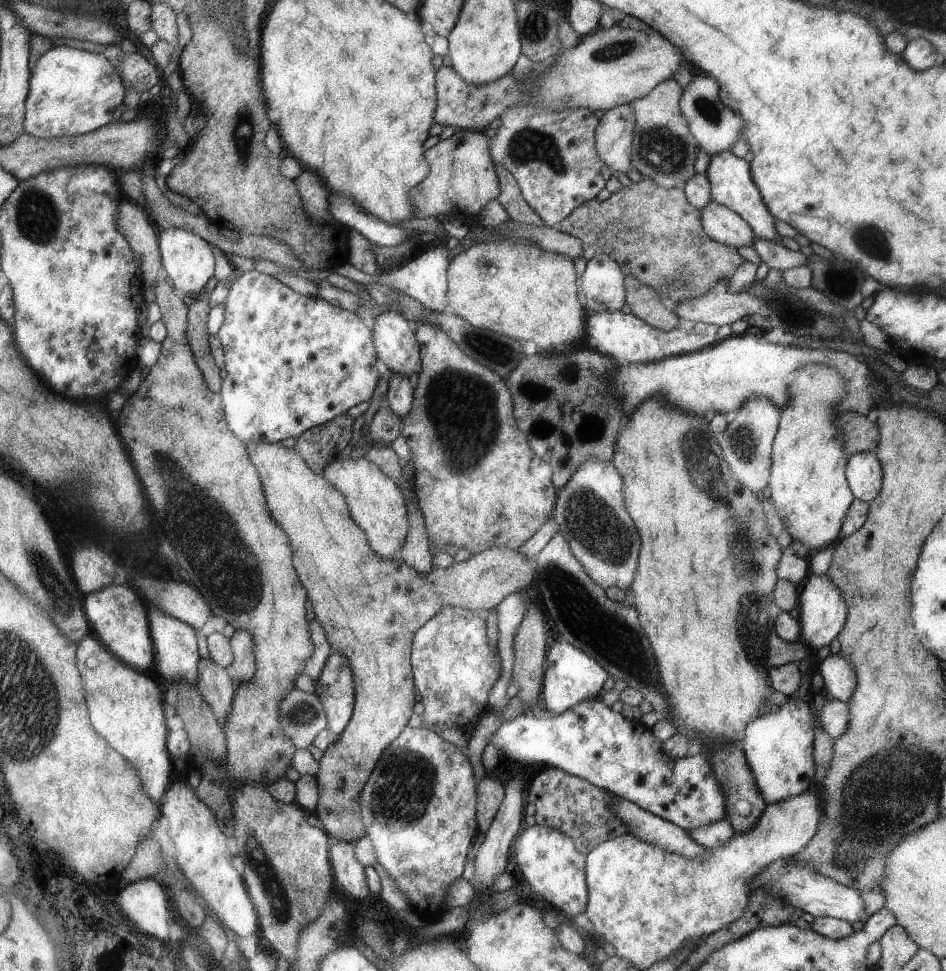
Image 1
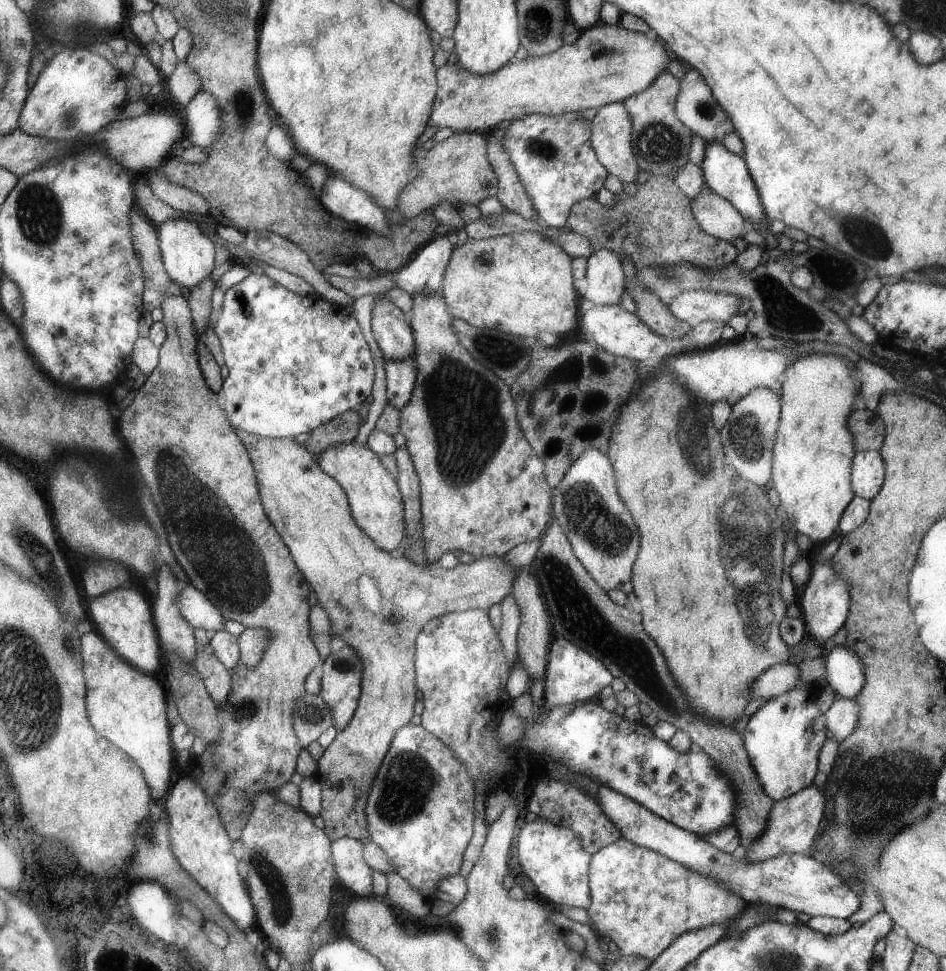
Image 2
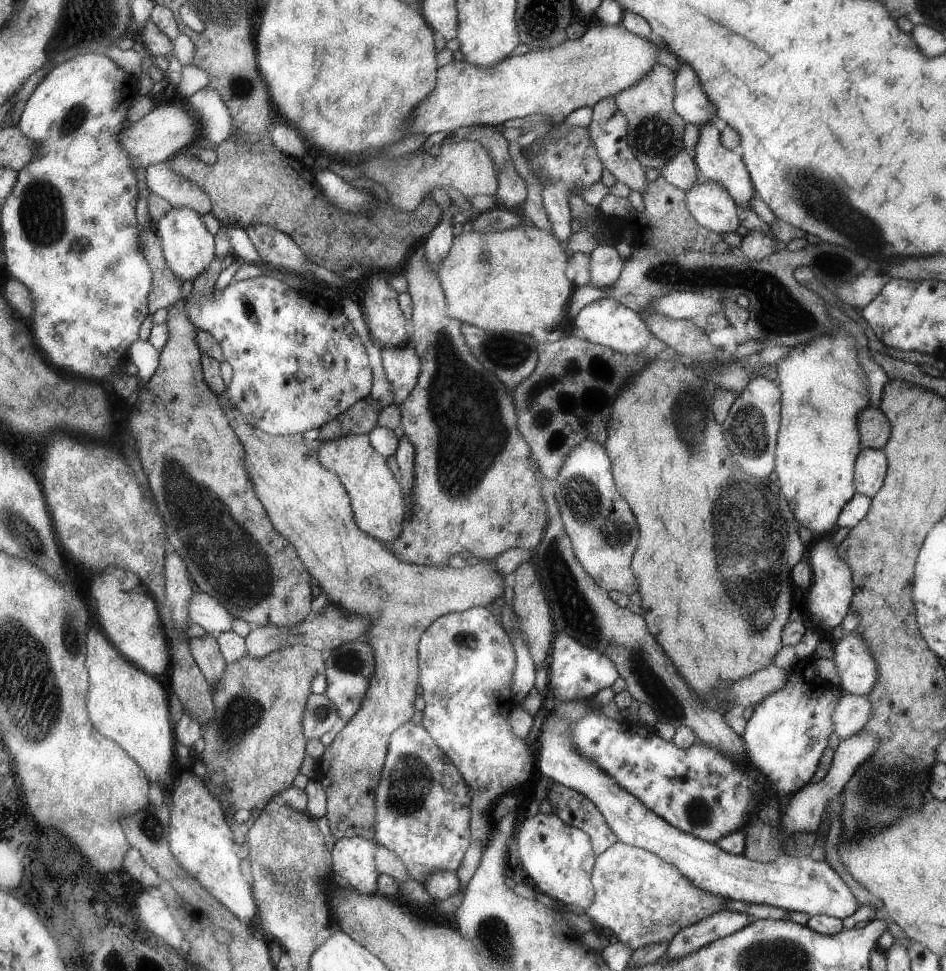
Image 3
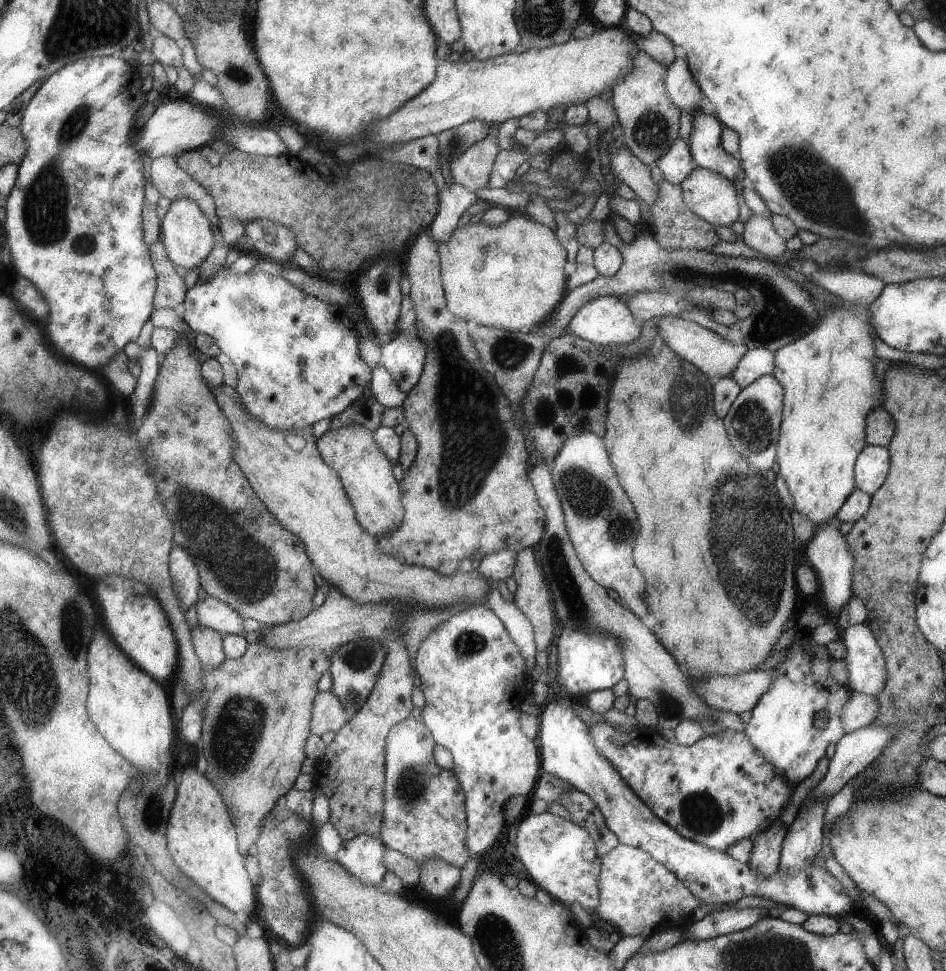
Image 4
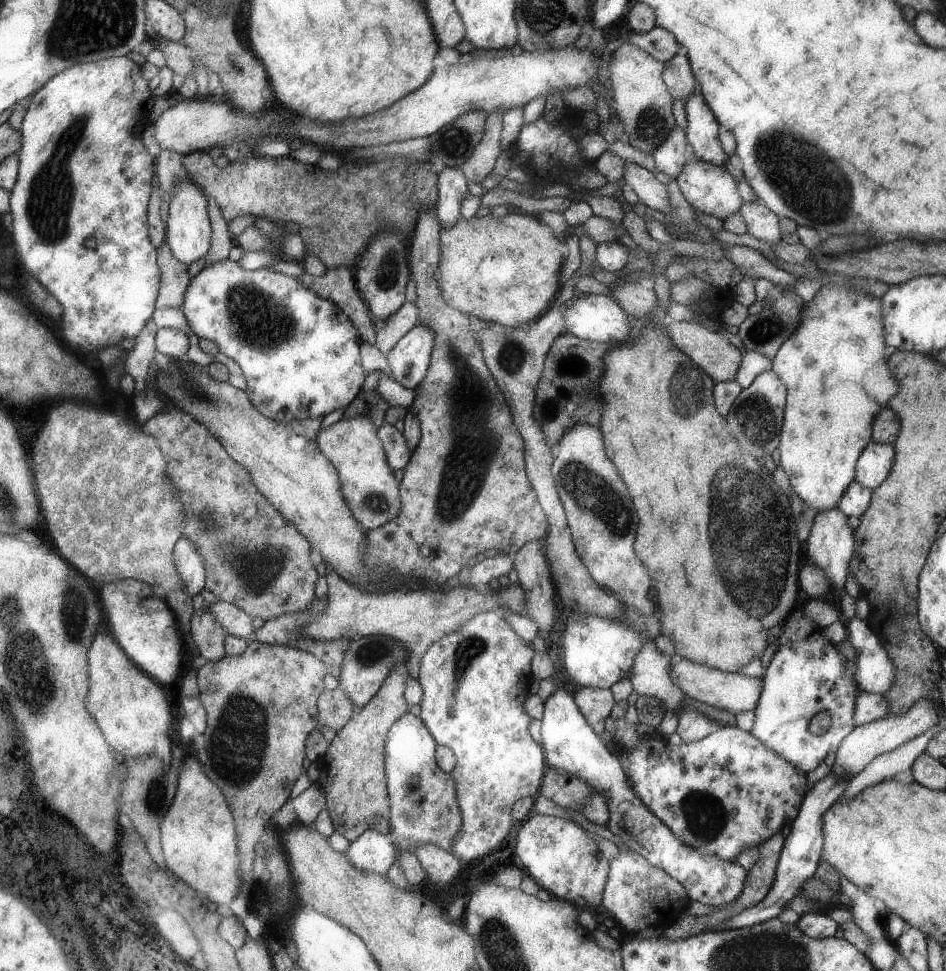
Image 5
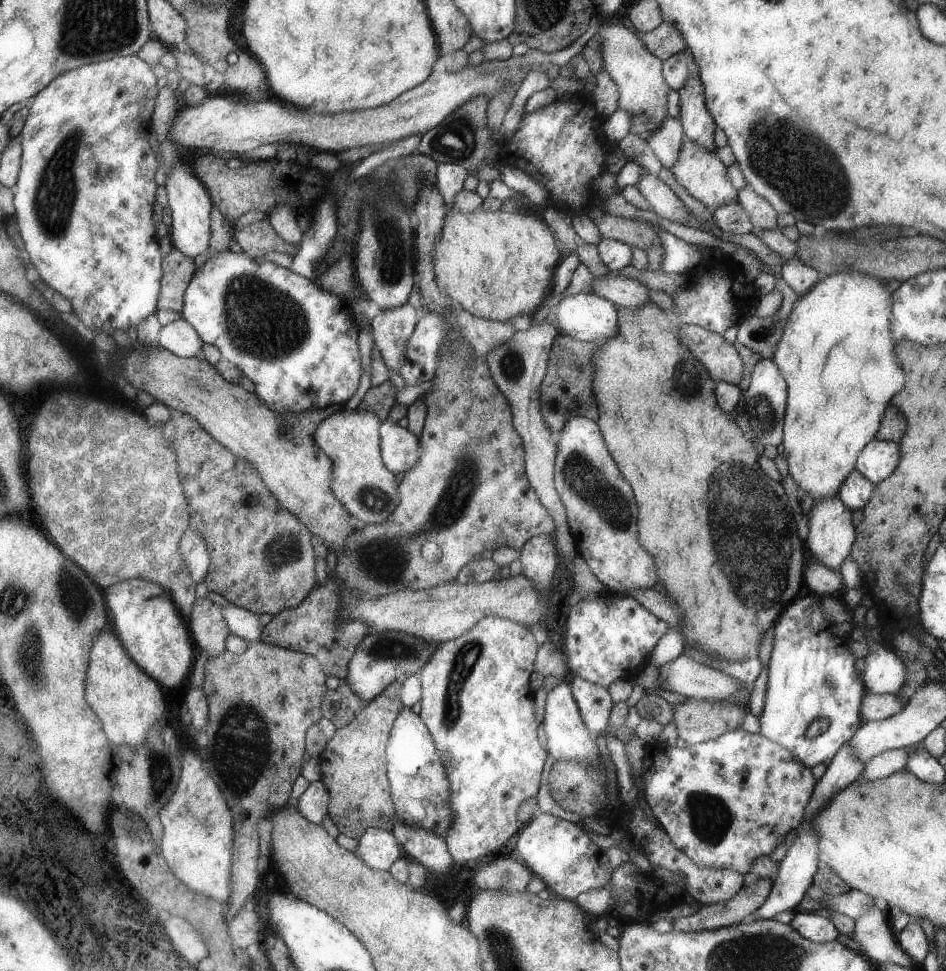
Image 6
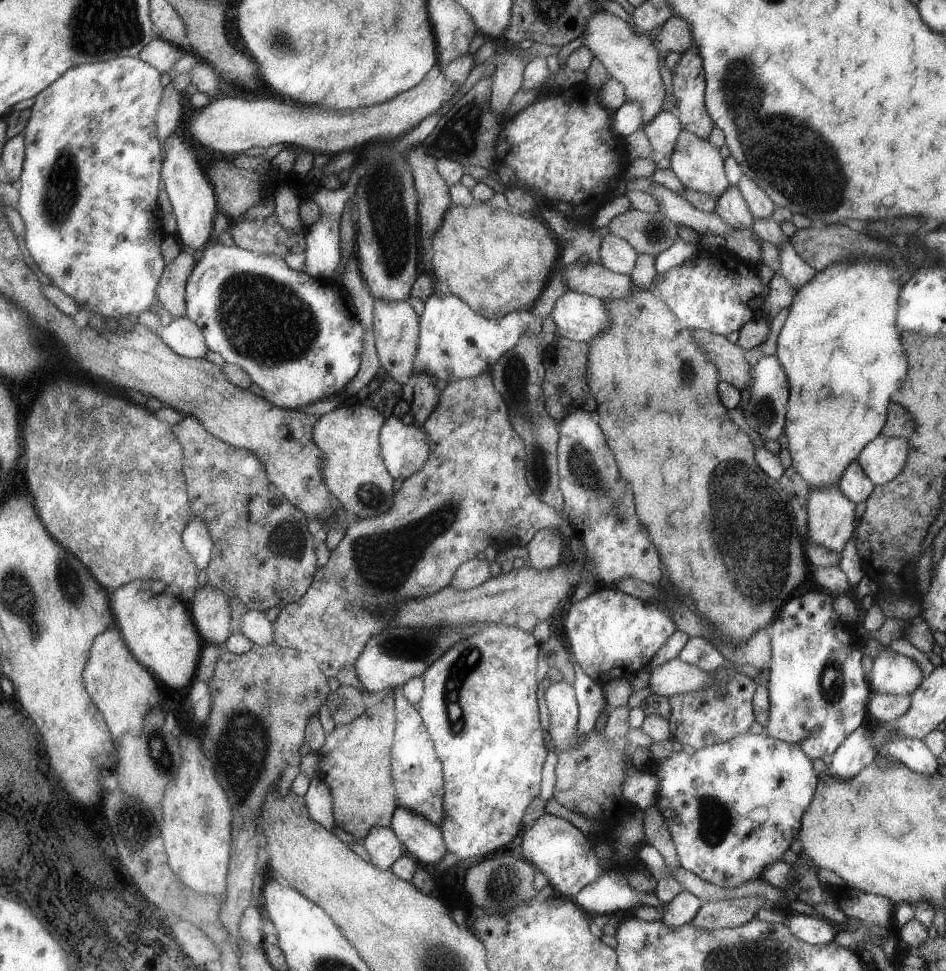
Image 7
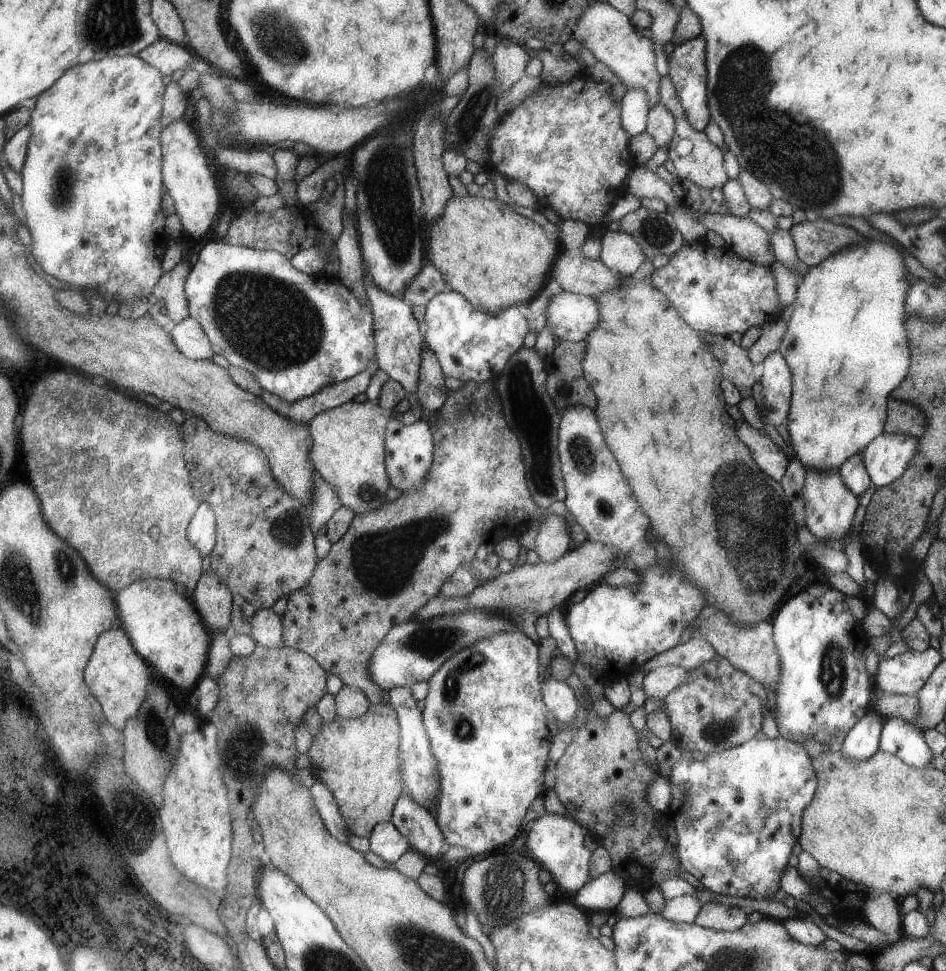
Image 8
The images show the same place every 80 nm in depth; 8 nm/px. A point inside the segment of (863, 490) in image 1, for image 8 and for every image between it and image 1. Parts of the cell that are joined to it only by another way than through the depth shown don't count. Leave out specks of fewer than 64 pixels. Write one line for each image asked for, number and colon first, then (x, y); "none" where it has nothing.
2: (868, 473)
3: (871, 469)
4: (872, 468)
5: (875, 464)
6: (878, 460)
7: (884, 459)
8: (887, 458)

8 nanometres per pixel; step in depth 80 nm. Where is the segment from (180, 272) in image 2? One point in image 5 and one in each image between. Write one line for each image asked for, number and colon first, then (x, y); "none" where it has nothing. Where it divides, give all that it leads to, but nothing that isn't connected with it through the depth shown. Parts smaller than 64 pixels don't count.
3: (188, 247)
4: (185, 231)
5: (188, 231)

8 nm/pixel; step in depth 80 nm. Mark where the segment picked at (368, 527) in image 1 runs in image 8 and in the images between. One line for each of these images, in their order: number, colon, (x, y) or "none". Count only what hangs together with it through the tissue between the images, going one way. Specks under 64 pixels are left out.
2: (377, 504)
3: (377, 501)
4: (366, 473)
5: (367, 483)
6: (362, 482)
7: (355, 472)
8: (348, 440)

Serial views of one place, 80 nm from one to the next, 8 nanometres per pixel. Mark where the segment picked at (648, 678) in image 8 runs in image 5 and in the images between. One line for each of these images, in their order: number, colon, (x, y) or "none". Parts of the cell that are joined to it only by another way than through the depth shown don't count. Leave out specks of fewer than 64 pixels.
5: (735, 693)
6: (683, 675)
7: (673, 677)

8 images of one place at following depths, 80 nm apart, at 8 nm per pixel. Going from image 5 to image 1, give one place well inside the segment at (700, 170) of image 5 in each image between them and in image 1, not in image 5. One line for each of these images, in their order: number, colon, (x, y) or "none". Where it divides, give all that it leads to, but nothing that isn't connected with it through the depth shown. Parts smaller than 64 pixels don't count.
1: (723, 224)
2: (715, 214)
3: (711, 204)
4: (712, 196)

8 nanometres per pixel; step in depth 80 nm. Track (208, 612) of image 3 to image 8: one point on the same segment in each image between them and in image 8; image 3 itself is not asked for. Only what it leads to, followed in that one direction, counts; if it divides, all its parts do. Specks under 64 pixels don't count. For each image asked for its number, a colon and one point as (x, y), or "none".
4: (213, 613)
5: (237, 622)
6: (244, 623)
7: (255, 625)
8: (268, 631)

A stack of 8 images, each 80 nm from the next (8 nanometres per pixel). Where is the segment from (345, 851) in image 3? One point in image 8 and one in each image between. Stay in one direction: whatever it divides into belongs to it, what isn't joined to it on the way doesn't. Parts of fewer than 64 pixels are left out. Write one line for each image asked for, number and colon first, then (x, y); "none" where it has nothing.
4: (364, 856)
5: (373, 851)
6: (379, 849)
7: (384, 845)
8: (386, 840)

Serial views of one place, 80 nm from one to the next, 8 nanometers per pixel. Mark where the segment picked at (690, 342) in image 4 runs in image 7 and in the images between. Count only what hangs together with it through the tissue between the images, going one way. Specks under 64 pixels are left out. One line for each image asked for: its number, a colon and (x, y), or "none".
5: (711, 350)
6: (720, 357)
7: (729, 358)

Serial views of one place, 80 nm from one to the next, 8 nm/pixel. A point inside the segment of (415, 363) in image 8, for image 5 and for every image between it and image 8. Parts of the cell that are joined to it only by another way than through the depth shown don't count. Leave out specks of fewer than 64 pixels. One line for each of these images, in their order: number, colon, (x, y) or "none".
5: (388, 332)
6: (391, 328)
7: (396, 329)

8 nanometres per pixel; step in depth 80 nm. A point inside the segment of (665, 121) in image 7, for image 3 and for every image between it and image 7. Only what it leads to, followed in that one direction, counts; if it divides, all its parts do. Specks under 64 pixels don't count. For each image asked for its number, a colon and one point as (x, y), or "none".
3: (681, 171)
4: (678, 163)
5: (670, 157)
6: (666, 143)

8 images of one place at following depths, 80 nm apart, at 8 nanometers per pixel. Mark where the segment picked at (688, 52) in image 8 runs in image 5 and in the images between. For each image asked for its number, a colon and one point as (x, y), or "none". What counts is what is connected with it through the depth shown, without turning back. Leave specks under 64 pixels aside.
5: (702, 128)
6: (699, 125)
7: (688, 83)

